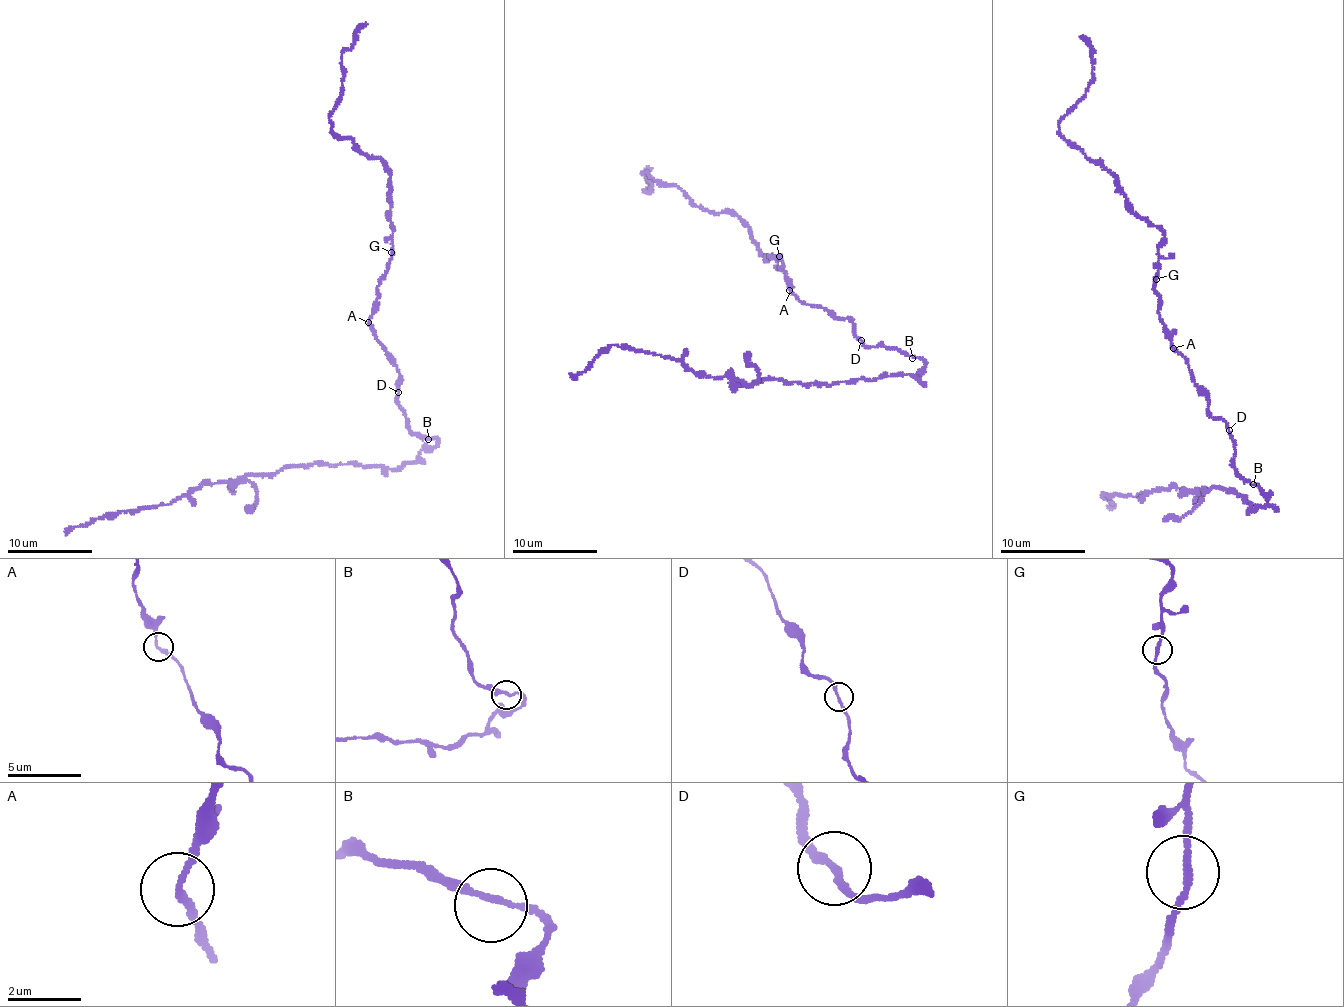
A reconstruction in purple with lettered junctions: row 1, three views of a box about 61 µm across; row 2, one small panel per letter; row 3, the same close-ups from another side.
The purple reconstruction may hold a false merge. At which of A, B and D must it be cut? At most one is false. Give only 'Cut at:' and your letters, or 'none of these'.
Cut at: none of these

